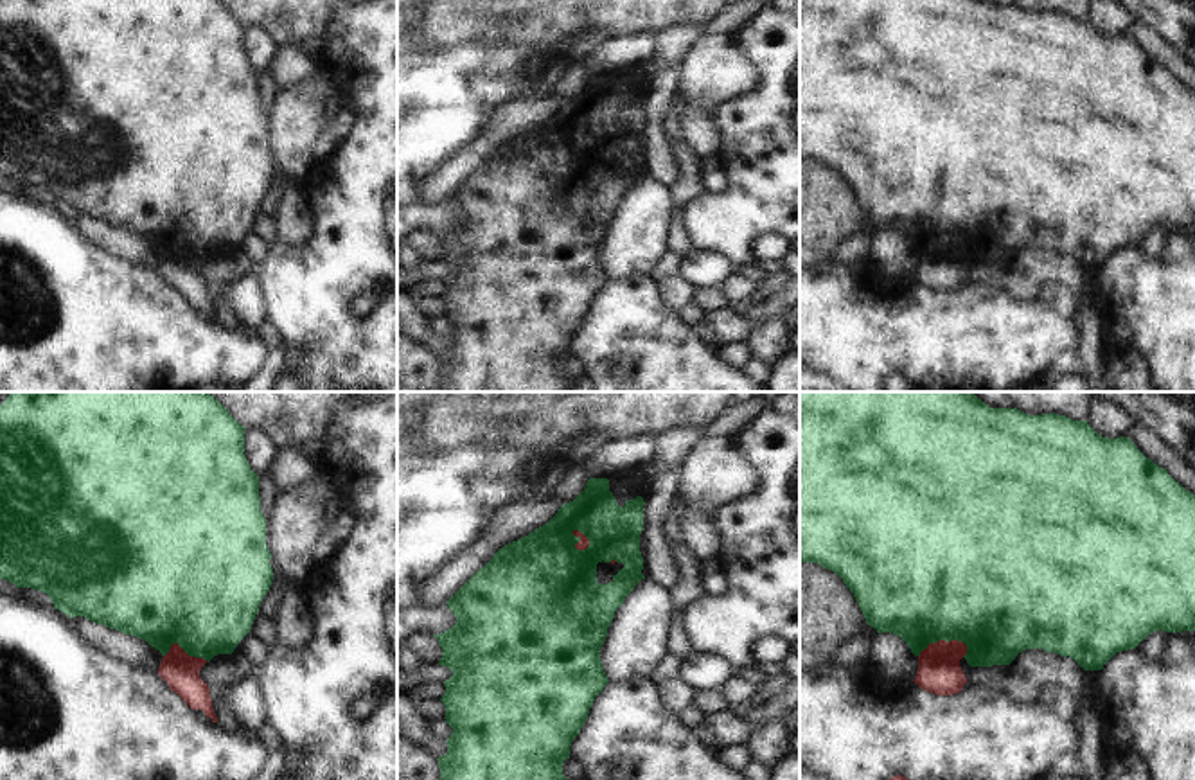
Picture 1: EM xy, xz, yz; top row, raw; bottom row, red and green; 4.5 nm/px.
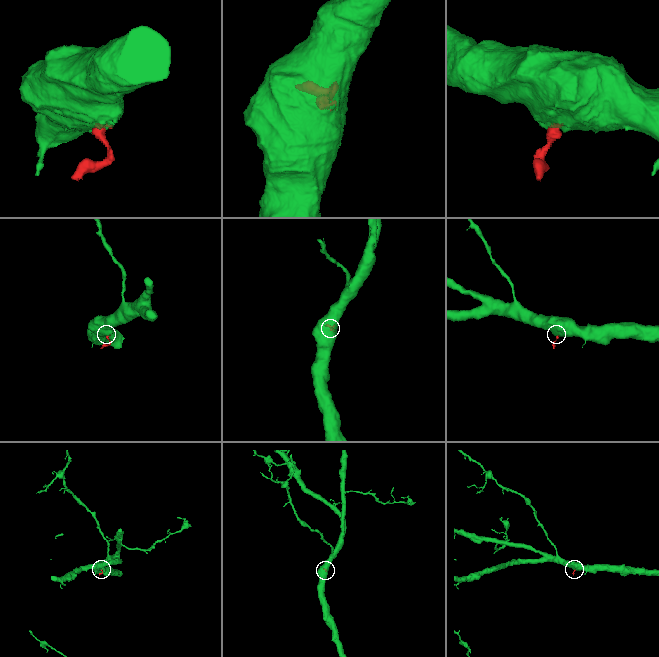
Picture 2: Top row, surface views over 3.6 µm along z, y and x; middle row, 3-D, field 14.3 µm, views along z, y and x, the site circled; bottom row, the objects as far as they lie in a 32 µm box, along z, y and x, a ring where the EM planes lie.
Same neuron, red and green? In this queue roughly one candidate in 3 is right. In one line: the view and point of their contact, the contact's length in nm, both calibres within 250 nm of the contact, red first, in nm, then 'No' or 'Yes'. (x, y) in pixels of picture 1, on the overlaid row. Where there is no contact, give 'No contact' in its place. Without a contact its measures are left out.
Touches red at yz (942, 640). Shared border 220 nm. Thickness 190 nm (red) against 500 nm. Yes.

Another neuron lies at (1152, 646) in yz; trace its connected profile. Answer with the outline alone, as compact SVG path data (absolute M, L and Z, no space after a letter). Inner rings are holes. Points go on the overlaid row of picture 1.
M1155 631L1148 634L1136 651L1145 658L1145 660L1157 660L1161 652L1166 649L1168 642L1172 640L1170 633L1166 631Z

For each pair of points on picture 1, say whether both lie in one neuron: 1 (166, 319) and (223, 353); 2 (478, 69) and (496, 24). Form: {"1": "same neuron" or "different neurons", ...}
{"1": "same neuron", "2": "different neurons"}

